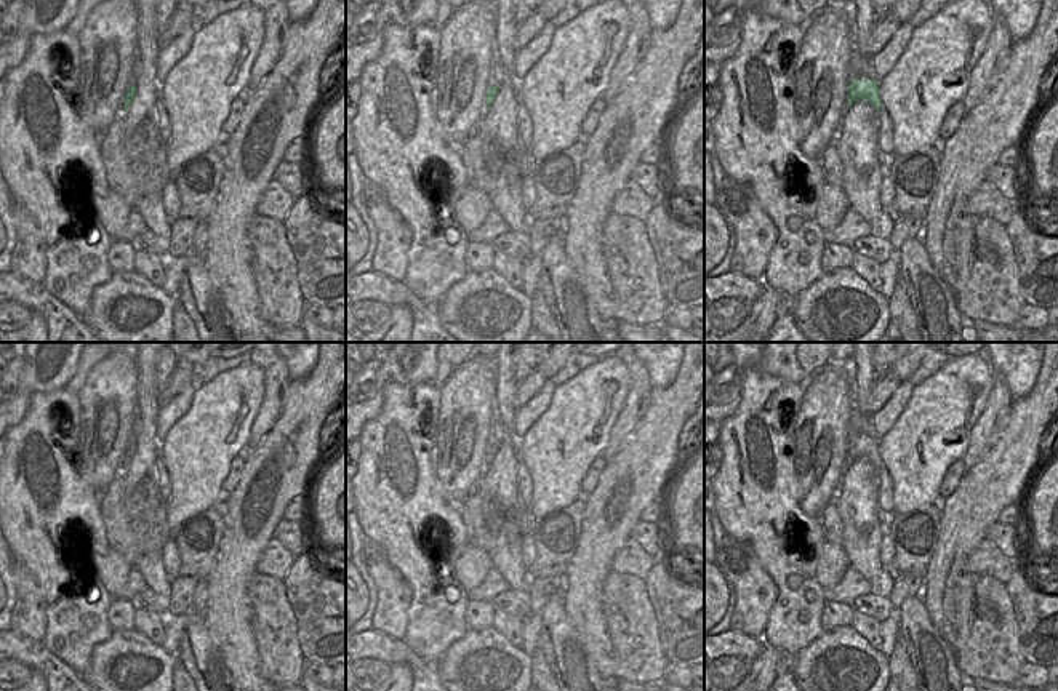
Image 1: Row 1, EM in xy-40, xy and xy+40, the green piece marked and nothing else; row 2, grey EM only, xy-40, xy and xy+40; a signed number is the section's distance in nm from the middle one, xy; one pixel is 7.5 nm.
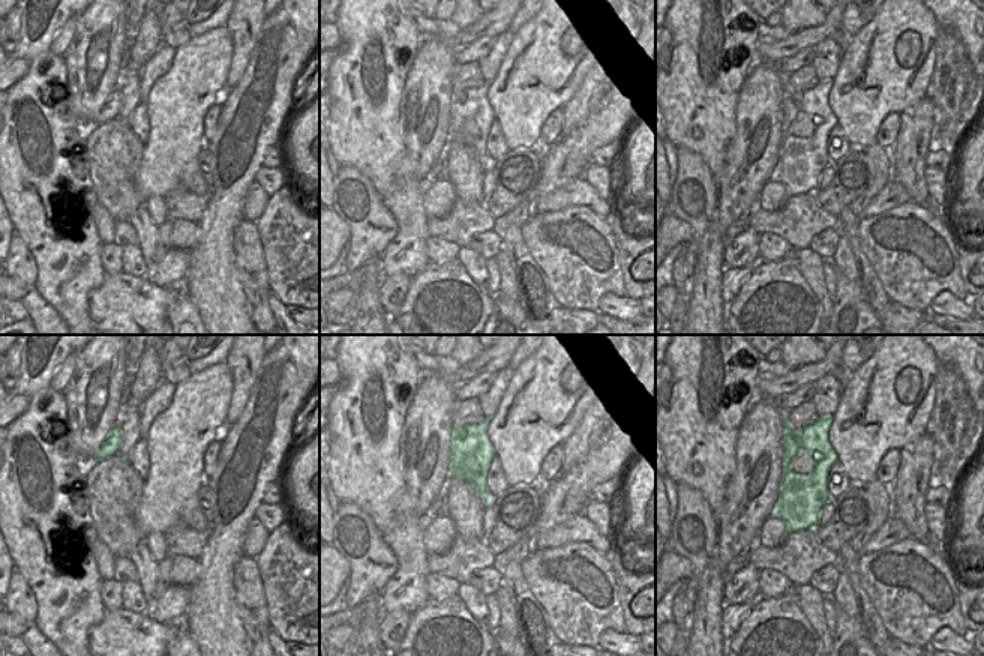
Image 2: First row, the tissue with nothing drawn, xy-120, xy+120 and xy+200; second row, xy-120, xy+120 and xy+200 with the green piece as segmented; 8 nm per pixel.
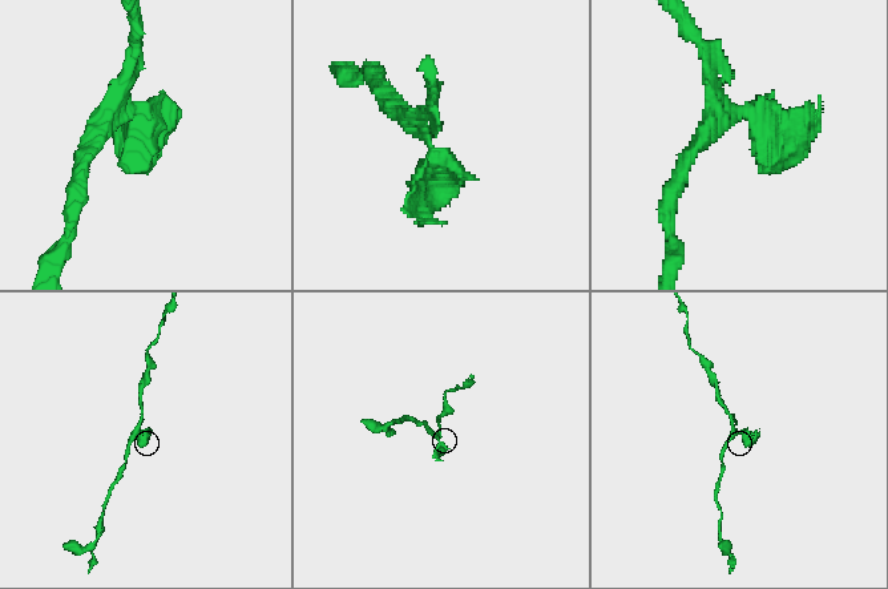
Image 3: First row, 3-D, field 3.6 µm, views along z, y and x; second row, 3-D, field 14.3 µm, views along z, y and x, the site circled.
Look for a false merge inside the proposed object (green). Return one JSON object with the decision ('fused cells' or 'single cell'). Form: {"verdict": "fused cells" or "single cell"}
{"verdict": "single cell"}

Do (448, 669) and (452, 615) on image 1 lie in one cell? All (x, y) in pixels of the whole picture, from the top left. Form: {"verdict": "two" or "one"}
{"verdict": "two"}

